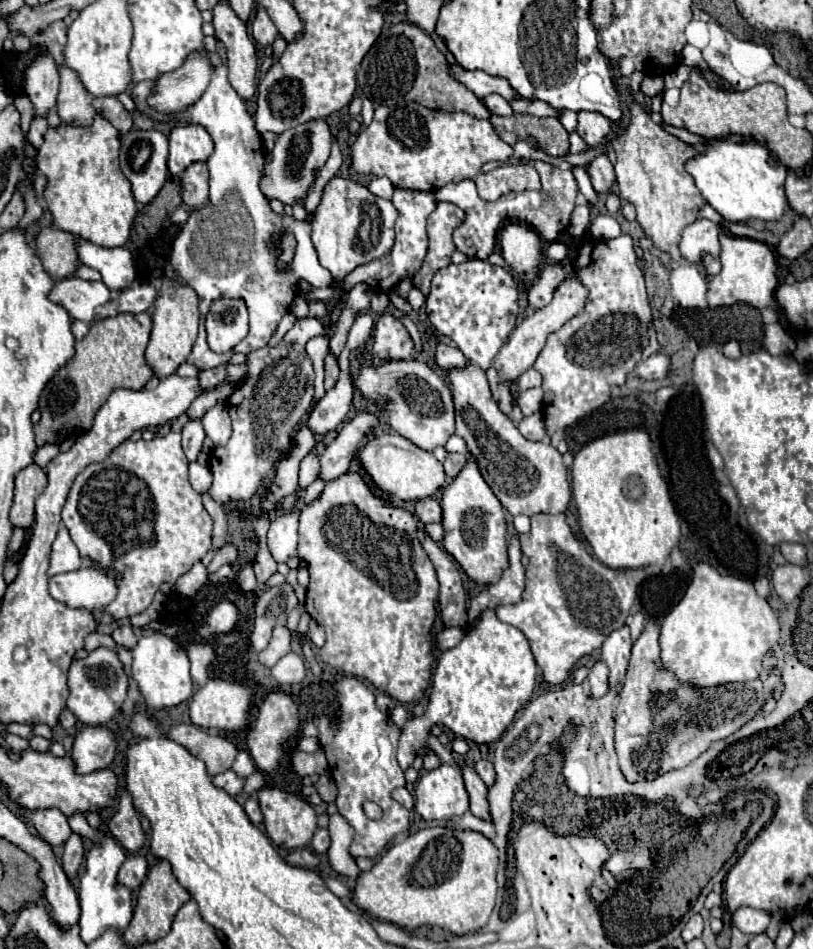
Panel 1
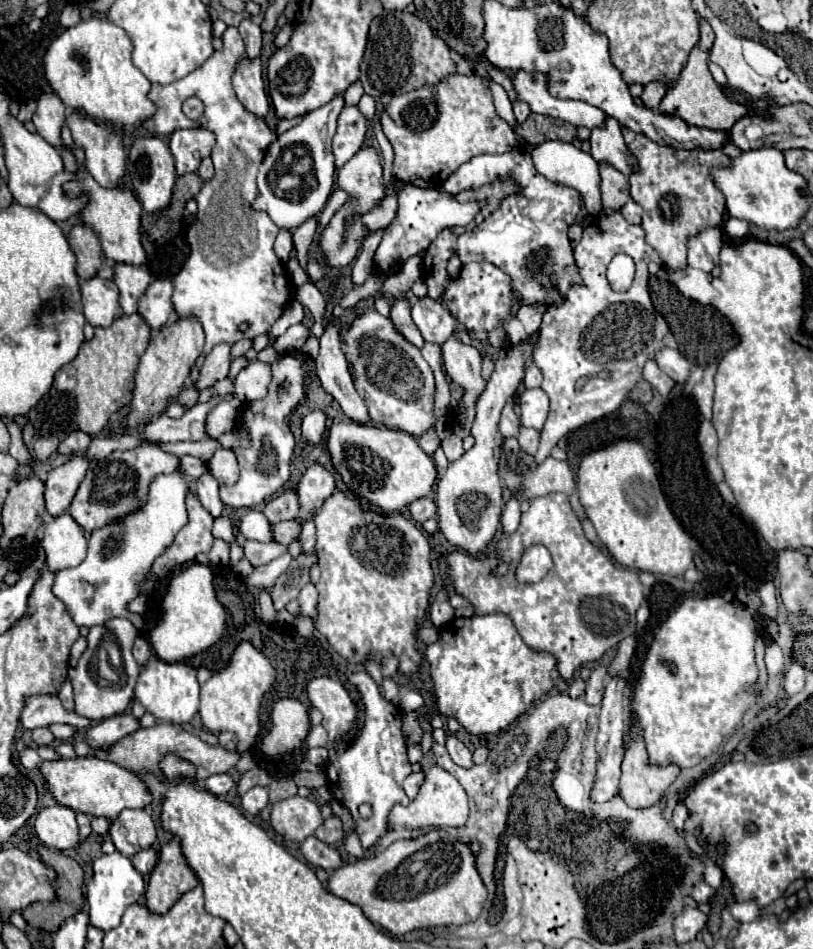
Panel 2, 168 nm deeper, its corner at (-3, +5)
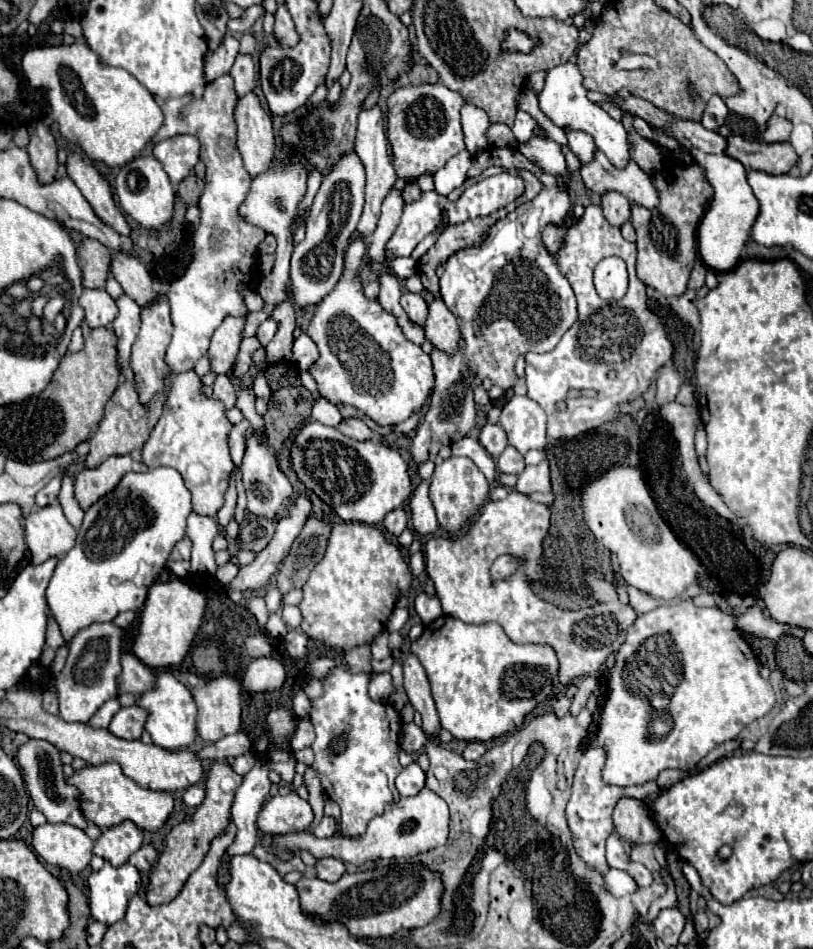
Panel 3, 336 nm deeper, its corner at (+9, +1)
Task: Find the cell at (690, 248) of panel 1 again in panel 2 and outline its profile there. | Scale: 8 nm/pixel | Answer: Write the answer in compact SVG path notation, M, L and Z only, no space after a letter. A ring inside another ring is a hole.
M706 227L700 233L688 237L688 263L710 273L718 263L720 249L724 245L724 231L722 227Z

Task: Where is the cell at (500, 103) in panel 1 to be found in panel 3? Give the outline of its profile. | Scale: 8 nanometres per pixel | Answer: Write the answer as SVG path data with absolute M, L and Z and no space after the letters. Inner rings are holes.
M518 111L512 131L514 131L514 135L516 135L516 139L518 139L520 143L528 143L532 137L536 137L536 129L538 129L538 127L540 127L538 121L536 121L530 113Z

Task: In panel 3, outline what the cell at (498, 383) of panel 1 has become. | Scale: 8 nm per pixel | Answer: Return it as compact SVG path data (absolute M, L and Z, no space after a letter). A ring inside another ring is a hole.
M484 425L480 431L480 443L484 445L484 449L492 459L498 459L506 449L508 439L504 429L500 429L500 425Z

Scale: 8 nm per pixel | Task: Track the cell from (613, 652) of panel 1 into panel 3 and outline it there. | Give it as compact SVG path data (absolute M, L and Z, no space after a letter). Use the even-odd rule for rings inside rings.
M590 747L584 755L582 761L578 765L578 771L574 775L574 783L572 783L572 795L570 801L566 805L566 819L568 819L568 827L572 833L572 845L578 853L578 857L592 869L606 873L610 867L606 863L606 849L604 843L608 839L608 835L612 833L612 811L616 807L616 803L622 797L631 797L646 802L649 798L656 797L656 793L660 788L656 782L648 782L643 785L635 785L630 787L612 787L612 785L604 785L602 781L602 767L604 767L604 749L600 747Z

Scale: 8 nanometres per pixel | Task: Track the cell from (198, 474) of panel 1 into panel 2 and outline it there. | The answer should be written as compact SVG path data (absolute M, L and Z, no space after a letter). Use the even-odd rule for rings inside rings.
M204 471L202 477L196 481L196 491L198 491L200 503L210 511L212 517L220 517L224 511L224 505L218 497L218 489L220 489L220 483L214 479L214 475L210 471Z

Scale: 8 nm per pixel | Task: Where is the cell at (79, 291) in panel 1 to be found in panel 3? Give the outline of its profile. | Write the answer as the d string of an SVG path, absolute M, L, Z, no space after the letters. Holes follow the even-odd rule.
M84 289L80 305L90 327L108 327L118 315L116 301L106 293L106 289Z

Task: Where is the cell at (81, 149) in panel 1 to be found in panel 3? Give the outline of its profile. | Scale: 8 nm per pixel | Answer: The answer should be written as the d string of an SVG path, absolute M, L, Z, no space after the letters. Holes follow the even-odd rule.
M114 253L112 275L122 285L124 293L130 299L134 299L142 309L148 307L152 301L156 301L160 297L160 293L156 293L154 287L152 287L154 281L152 281L150 273L134 257L124 257L122 253Z

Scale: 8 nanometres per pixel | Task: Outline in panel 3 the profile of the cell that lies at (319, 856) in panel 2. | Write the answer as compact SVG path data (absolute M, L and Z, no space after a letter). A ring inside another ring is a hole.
M324 859L324 861L318 861L316 871L318 871L320 879L334 883L334 881L338 881L346 873L346 865L342 865L336 859Z

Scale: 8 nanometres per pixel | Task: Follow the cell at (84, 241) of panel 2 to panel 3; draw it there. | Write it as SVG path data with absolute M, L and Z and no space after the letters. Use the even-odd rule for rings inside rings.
M86 239L80 245L80 265L82 265L82 285L90 289L104 289L106 279L110 275L110 263L112 263L112 251L98 241Z

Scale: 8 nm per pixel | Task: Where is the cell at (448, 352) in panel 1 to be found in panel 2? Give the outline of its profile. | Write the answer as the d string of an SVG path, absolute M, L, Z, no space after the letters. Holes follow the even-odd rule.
M422 297L412 305L412 319L420 329L424 341L442 345L456 329L458 321L436 299Z

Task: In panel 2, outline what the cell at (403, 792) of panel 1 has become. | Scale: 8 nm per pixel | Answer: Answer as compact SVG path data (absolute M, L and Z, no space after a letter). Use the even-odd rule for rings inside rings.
M422 771L410 773L410 775L404 779L402 789L404 789L404 793L408 793L408 799L414 799L414 797L418 795L418 789L420 789L422 781L424 781L424 773L422 773Z

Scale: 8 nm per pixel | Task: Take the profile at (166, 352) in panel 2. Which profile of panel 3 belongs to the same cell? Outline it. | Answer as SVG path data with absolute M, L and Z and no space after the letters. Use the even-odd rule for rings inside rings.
M126 379L124 383L118 383L114 395L110 397L106 405L106 413L98 425L98 431L94 433L90 441L90 453L86 455L86 467L98 467L102 461L106 461L112 455L130 455L134 449L142 449L142 445L148 441L148 433L152 431L152 421L160 417L160 401L152 401L152 409L144 409L140 401L136 401L136 389L132 389L132 381Z

